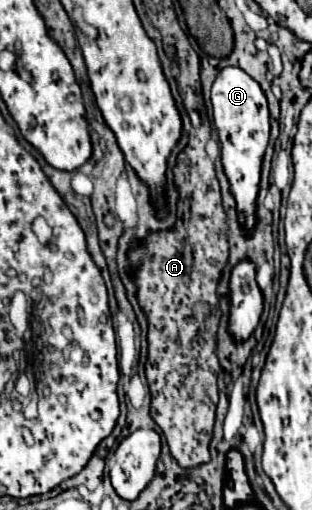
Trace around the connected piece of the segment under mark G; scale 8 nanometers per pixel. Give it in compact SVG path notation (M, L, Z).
M225 67L211 87L211 103L213 123L219 131L223 169L231 183L231 193L237 201L239 219L247 229L251 229L255 225L255 197L259 191L261 159L269 141L267 99L259 83L255 83L245 71L239 67Z

